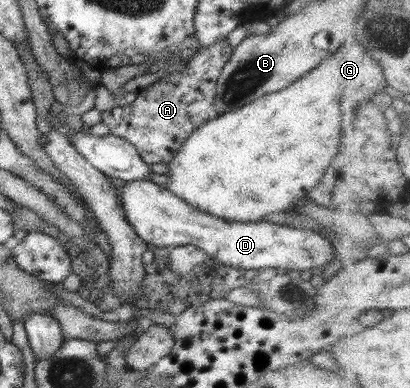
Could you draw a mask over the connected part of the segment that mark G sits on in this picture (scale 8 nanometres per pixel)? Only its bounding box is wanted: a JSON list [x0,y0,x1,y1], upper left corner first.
[164,41,387,223]

